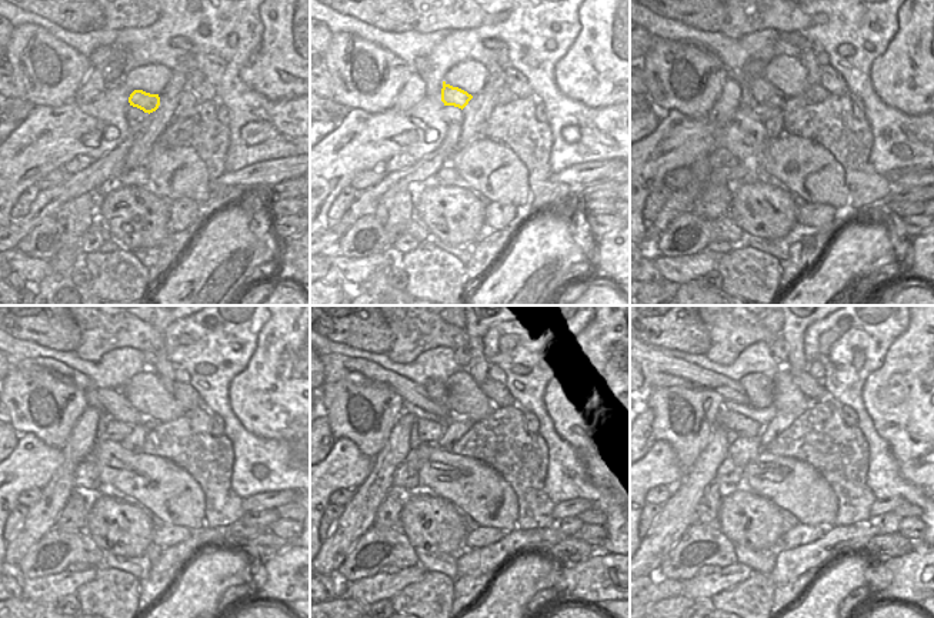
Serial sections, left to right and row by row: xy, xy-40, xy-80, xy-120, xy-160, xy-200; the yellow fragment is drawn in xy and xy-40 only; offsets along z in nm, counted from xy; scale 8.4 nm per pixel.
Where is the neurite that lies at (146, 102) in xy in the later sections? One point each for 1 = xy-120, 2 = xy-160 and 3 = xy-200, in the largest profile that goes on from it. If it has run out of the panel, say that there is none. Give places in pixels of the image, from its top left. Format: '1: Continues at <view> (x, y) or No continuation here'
1: Continues at xy-120 (112, 401)
2: Continues at xy-160 (339, 367)
3: Continues at xy-200 (659, 370).

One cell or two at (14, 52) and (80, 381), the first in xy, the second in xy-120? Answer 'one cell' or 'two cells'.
two cells

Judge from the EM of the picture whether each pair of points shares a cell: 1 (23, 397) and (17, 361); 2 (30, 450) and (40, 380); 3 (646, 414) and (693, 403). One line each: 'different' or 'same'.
1: different
2: different
3: different

